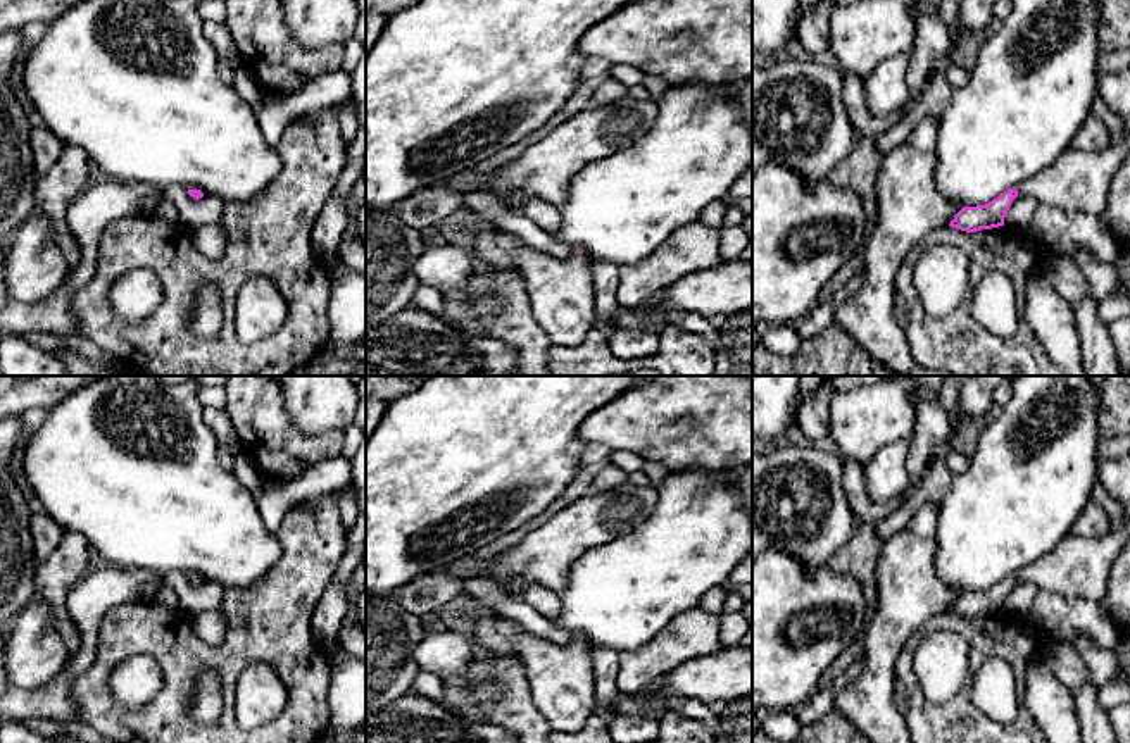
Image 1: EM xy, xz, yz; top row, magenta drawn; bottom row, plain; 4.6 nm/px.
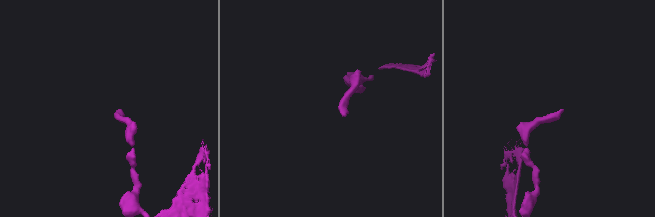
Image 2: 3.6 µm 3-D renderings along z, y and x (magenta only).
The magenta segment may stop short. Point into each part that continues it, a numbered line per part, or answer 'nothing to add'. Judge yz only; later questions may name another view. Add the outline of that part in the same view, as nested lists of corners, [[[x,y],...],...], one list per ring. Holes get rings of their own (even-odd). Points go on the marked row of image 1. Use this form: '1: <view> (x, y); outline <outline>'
1: yz (1079, 180); outline [[[1130,133],[1116,136],[1101,152],[1064,150],[1045,171],[1018,184],[1018,195],[1033,197],[1040,205],[1080,210],[1095,215],[1109,229],[1106,198],[1114,171],[1130,155]]]

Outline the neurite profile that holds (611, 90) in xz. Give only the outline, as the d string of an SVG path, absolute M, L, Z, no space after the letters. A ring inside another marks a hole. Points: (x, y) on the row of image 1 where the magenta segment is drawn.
M607 78L600 88L595 91L592 103L593 105L607 105L623 97L628 97L628 88L618 83L616 79Z

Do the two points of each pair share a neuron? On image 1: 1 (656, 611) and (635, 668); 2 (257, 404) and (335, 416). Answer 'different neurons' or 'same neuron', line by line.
1: different neurons
2: different neurons

